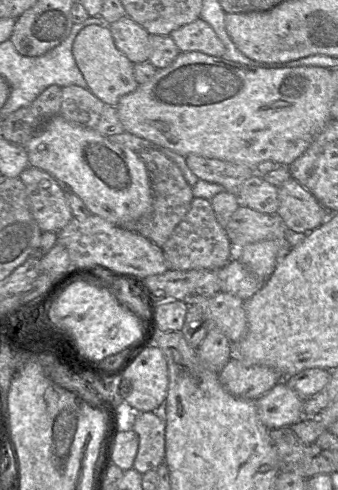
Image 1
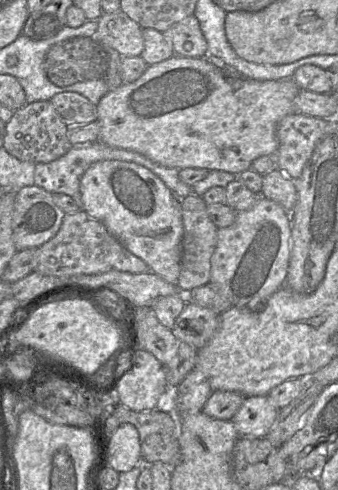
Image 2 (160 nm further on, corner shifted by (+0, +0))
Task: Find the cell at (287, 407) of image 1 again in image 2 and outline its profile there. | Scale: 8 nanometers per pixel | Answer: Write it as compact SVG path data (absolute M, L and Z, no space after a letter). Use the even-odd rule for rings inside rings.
M265 396L245 397L242 405L232 417L239 437L265 437L272 427L278 409Z

